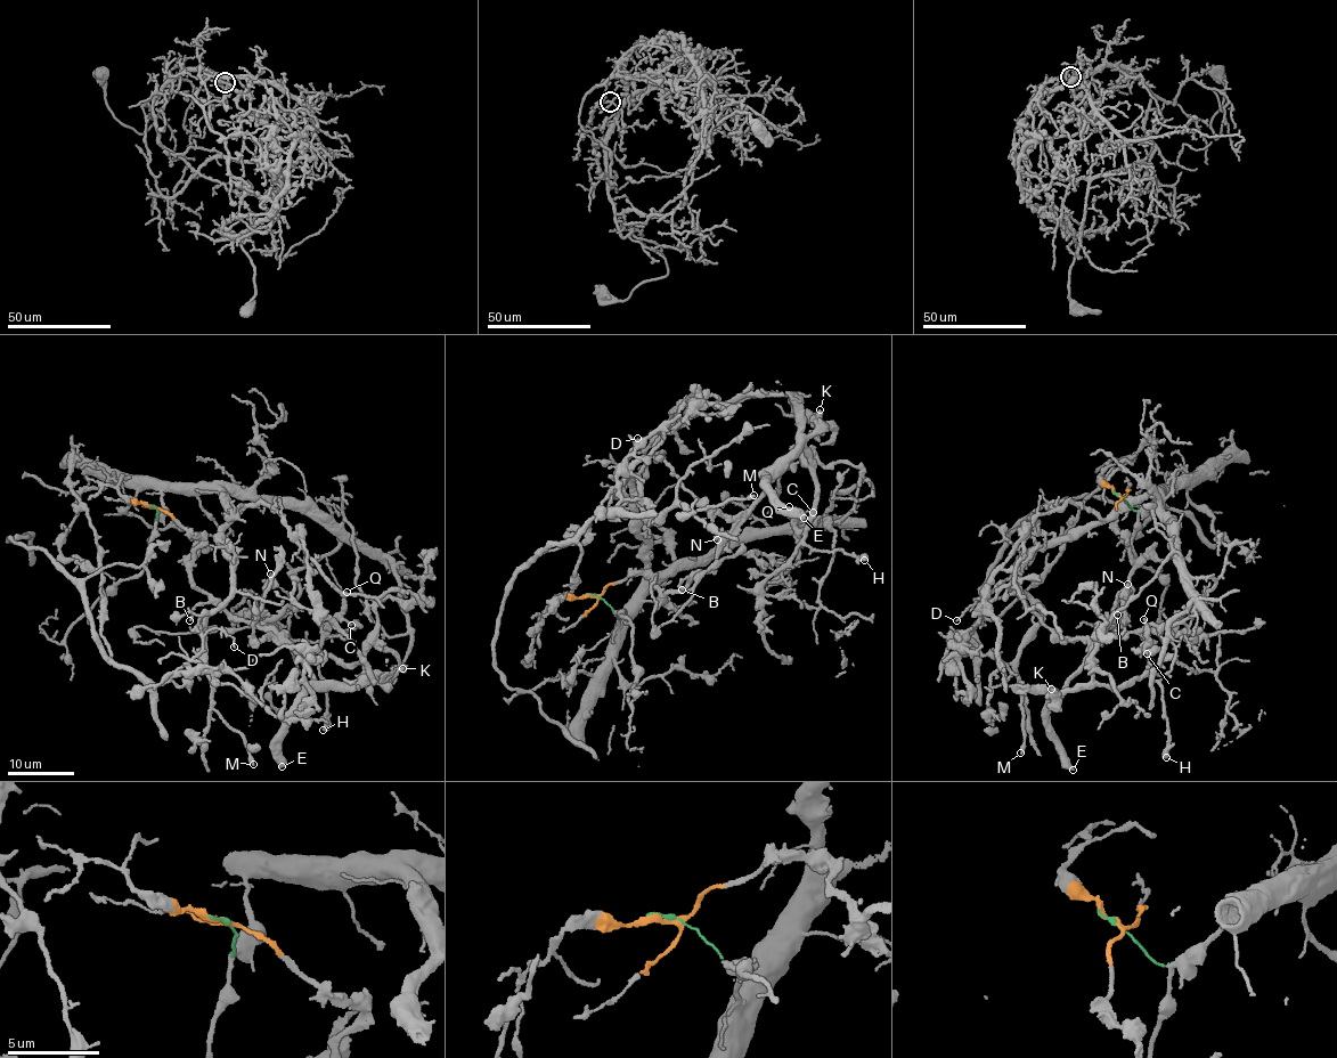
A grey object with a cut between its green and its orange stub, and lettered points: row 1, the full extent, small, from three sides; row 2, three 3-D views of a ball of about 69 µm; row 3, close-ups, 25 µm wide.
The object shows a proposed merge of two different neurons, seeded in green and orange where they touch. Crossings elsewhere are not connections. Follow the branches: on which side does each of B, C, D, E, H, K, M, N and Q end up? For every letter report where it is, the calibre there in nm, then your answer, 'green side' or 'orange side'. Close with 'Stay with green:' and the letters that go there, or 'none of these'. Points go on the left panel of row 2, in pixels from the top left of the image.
B: at (189, 620); 140 nm thick; orange side
C: at (351, 625); 130 nm thick; orange side
D: at (234, 646); 110 nm thick; green side
E: at (282, 766); 460 nm thick; orange side
H: at (323, 730); 500 nm thick; orange side
K: at (402, 668); 360 nm thick; orange side
M: at (253, 764); 360 nm thick; green side
N: at (270, 574); 320 nm thick; orange side
Q: at (347, 592); 190 nm thick; orange side
Stay with green: D, M

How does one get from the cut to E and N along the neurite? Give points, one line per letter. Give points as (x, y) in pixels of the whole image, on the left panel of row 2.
E: (152, 506), (202, 539), (194, 551), (193, 583), (233, 617), (298, 651), (314, 682), (287, 723), (282, 766)
N: (152, 506), (202, 539), (194, 551), (193, 583), (233, 617), (255, 618), (270, 574)

